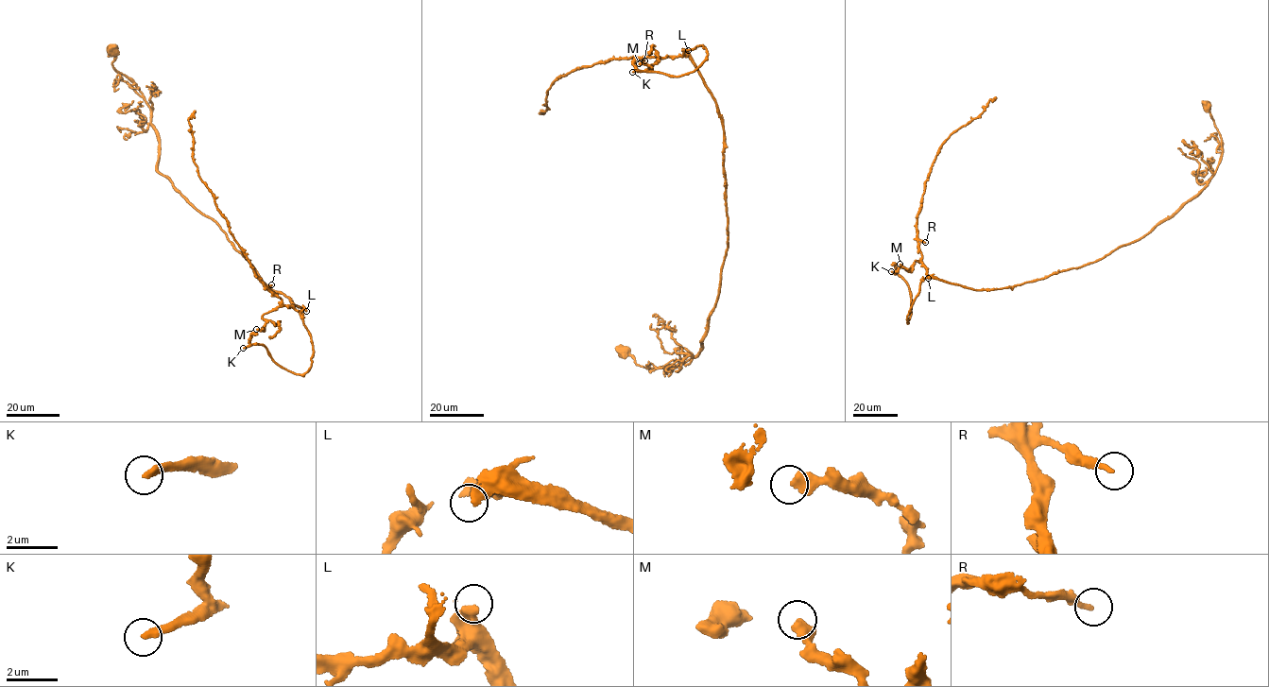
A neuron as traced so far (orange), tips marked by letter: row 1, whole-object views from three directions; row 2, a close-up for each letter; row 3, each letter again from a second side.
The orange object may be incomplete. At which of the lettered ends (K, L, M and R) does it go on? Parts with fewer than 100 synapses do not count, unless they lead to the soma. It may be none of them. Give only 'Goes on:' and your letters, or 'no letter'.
Goes on: K

